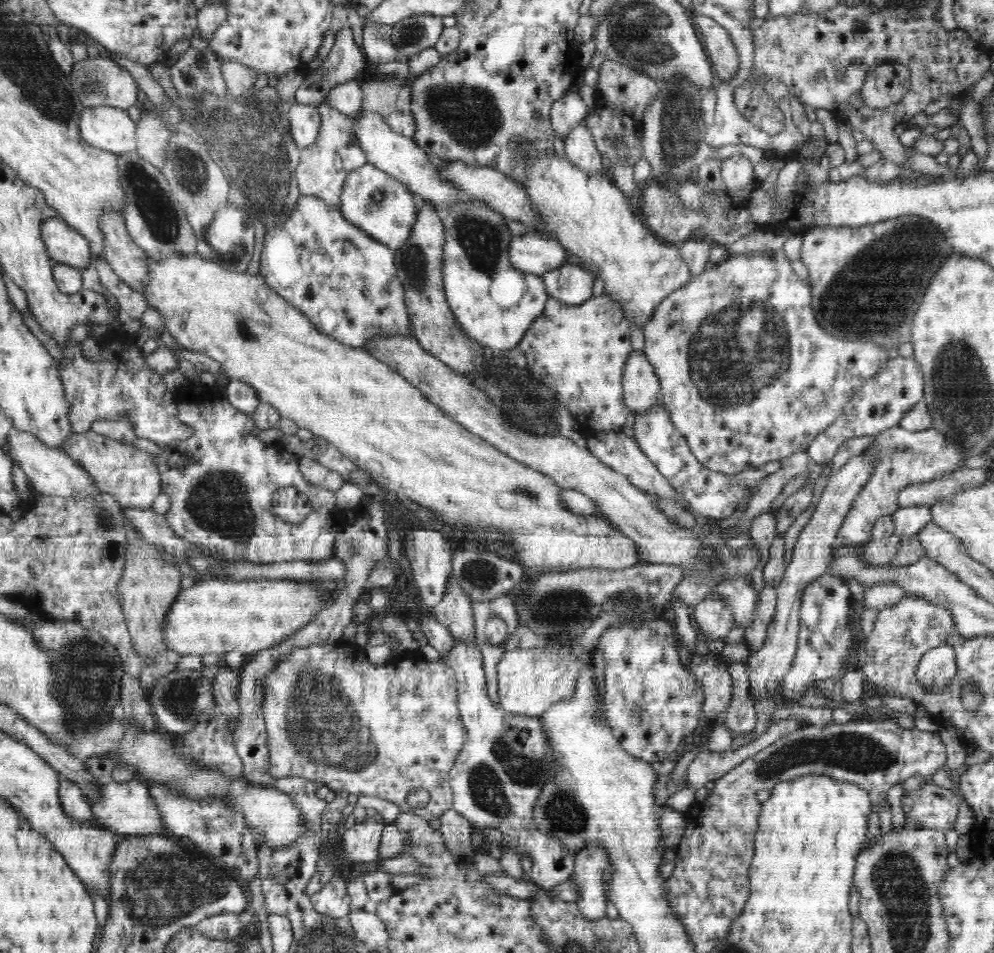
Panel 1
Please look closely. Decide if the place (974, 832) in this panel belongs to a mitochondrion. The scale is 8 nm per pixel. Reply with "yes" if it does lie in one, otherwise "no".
no

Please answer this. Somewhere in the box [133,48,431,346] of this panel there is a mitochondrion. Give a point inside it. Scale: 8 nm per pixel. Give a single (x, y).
(252, 134)

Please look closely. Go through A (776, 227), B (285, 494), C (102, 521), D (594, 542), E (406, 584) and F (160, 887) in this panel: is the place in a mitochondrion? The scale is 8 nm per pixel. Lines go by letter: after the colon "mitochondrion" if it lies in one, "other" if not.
A: other
B: other
C: mitochondrion
D: other
E: other
F: mitochondrion

